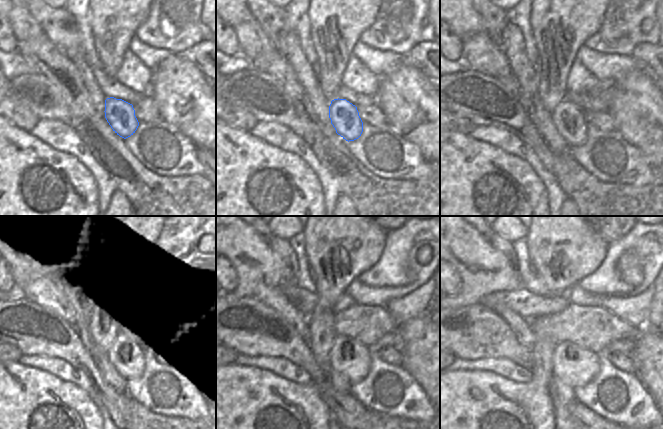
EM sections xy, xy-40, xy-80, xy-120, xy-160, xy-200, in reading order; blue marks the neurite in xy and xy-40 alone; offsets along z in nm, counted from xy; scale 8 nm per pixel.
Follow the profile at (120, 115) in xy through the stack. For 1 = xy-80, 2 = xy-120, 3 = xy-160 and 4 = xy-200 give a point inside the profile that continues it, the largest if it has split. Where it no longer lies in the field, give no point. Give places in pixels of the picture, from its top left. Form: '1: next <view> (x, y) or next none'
1: next xy-80 (568, 117)
2: next xy-120 (126, 354)
3: next xy-160 (349, 357)
4: next xy-200 (575, 366)

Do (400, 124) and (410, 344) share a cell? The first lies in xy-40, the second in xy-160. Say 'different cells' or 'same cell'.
same cell

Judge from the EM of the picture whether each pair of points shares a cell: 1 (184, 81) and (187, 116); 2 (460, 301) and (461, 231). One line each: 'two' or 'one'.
1: one
2: one

